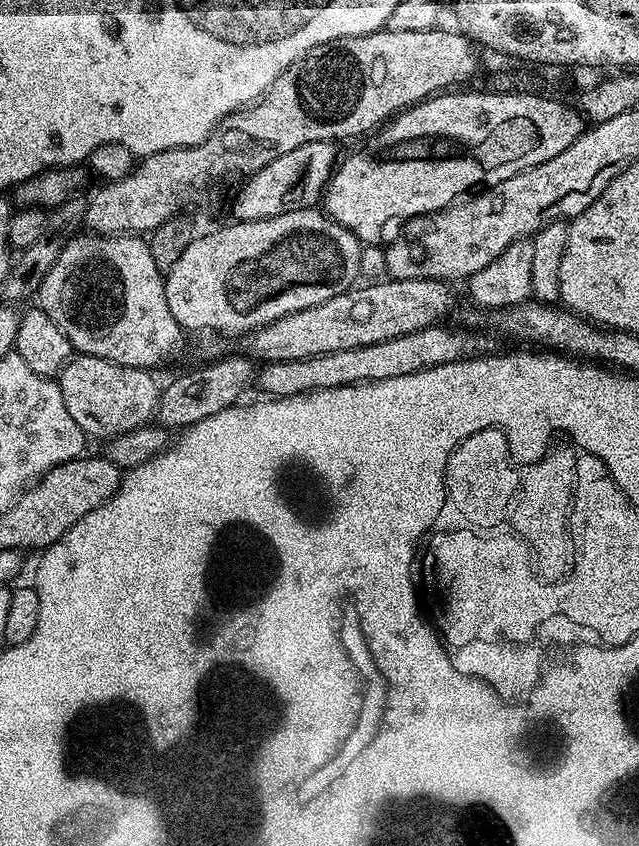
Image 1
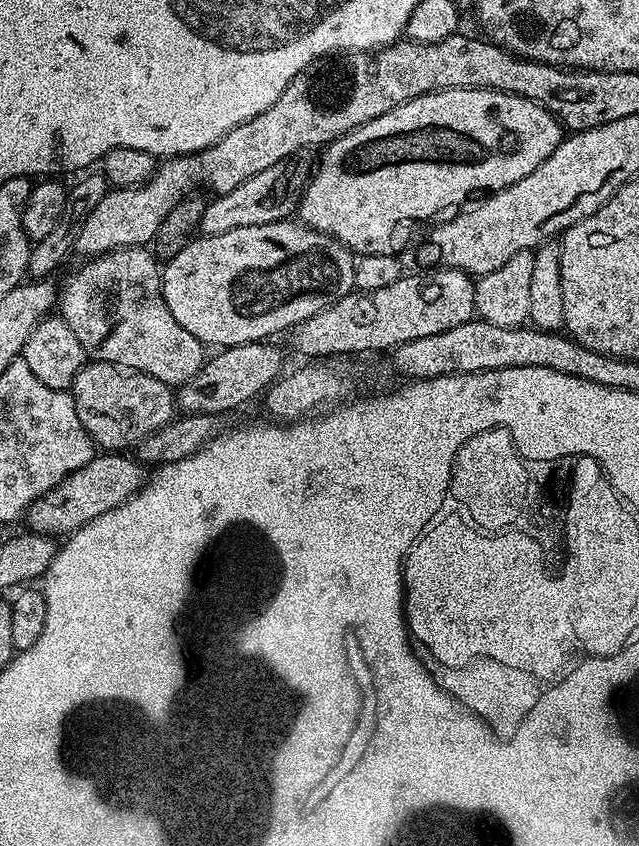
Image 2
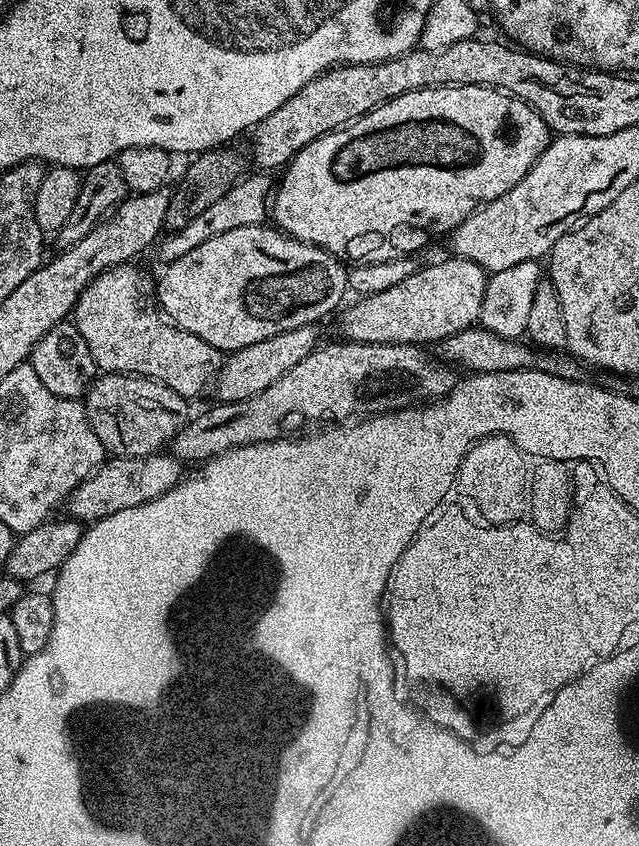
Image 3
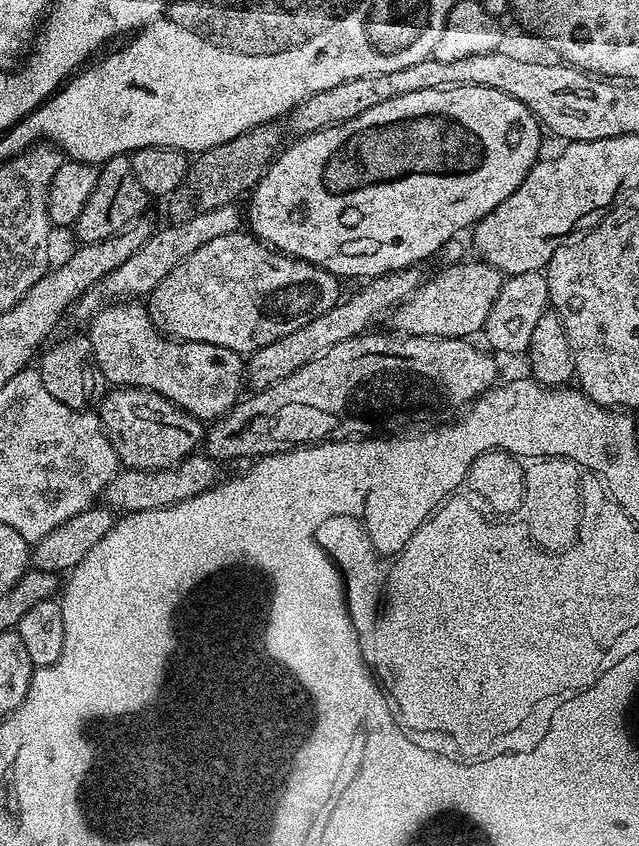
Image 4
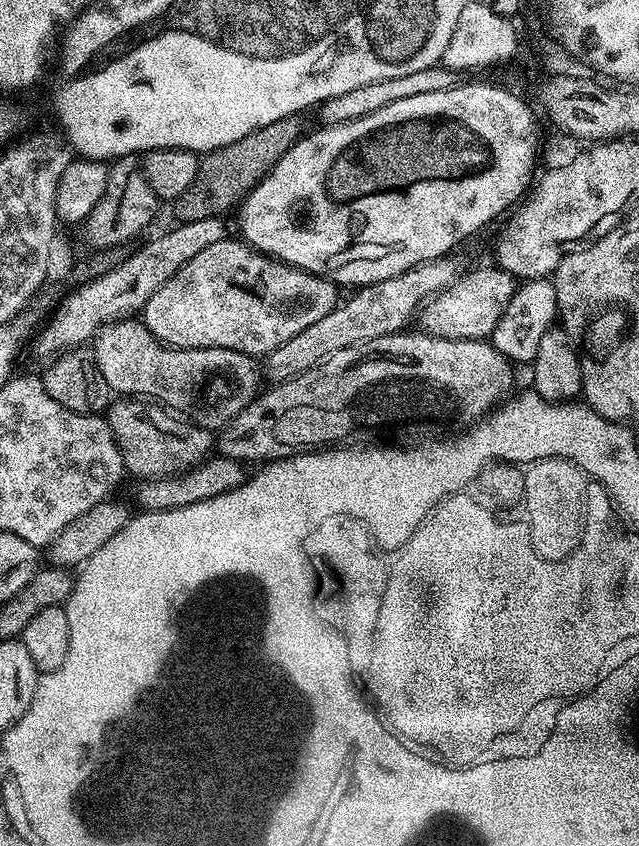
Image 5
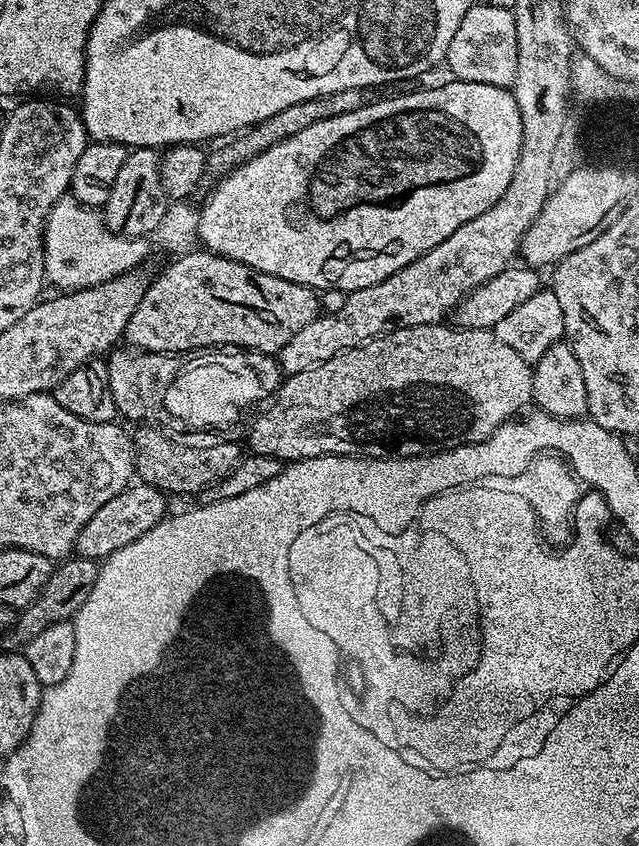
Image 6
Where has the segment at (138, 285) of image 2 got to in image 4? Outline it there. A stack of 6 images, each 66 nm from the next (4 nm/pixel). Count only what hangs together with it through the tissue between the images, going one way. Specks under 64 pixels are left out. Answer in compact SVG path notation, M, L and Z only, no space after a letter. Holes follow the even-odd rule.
M109 303L91 317L90 323L86 335L92 343L92 356L109 385L156 392L200 422L225 416L245 391L246 364L241 353L202 342L177 342L165 336L152 325L143 303Z

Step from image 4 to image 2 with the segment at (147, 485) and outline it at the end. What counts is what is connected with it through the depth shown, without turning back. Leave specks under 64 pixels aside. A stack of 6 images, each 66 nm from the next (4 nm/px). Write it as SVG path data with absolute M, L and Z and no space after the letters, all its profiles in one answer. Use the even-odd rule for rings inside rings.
M102 452L84 467L72 472L54 490L50 490L28 508L29 529L44 535L68 536L108 510L127 504L146 482L146 470L133 457L120 452Z

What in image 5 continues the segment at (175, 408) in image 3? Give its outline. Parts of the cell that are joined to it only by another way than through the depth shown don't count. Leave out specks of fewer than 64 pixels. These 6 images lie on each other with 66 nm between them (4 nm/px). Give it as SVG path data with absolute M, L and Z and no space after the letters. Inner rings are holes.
M120 398L116 401L107 409L106 419L116 439L116 445L120 448L124 470L129 477L137 476L143 482L153 482L179 477L188 471L184 466L183 434L179 427L172 425L171 415L165 414L159 407L147 408L144 405L147 403L136 398Z

